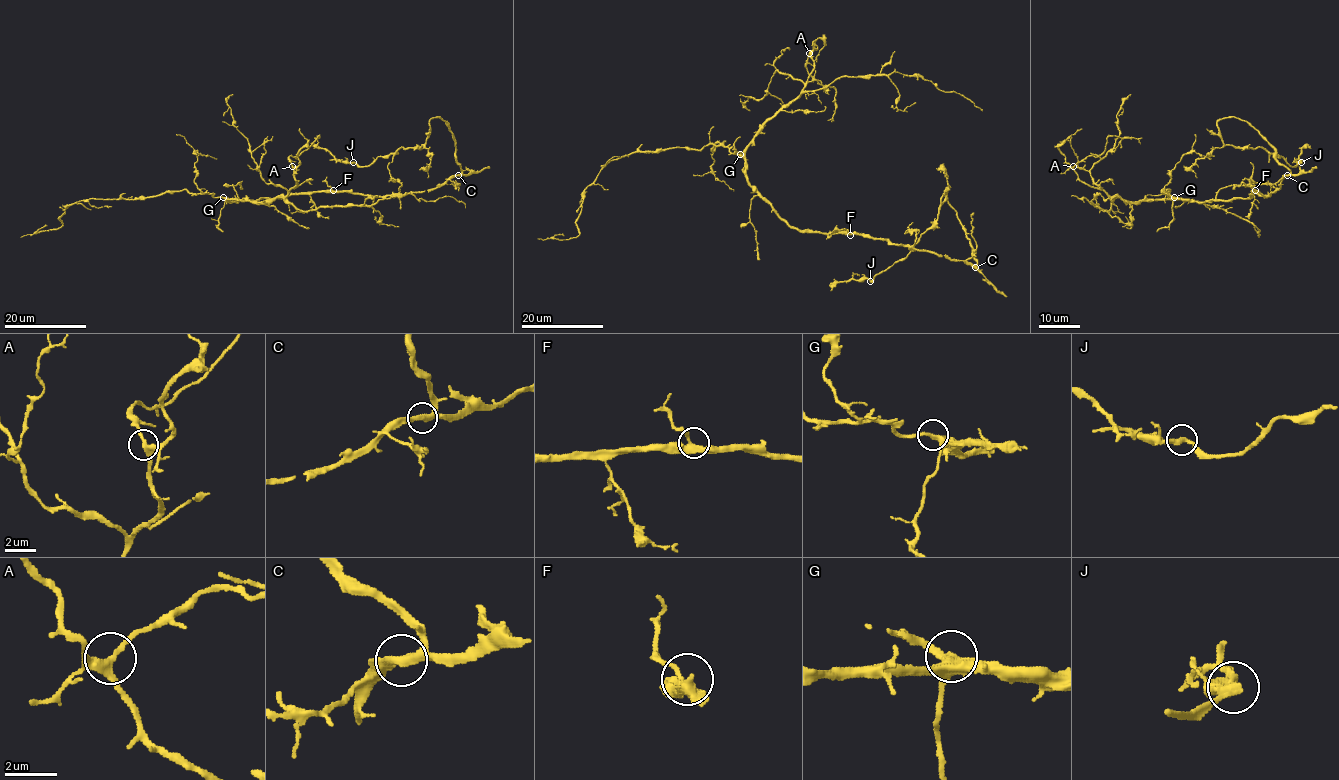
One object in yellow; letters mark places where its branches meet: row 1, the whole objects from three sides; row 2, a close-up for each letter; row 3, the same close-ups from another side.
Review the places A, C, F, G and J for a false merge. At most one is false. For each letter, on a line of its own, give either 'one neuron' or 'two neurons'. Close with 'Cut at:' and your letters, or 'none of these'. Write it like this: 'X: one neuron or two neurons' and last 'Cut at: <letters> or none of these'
A: one neuron
C: one neuron
F: one neuron
G: one neuron
J: one neuron
Cut at: none of these

